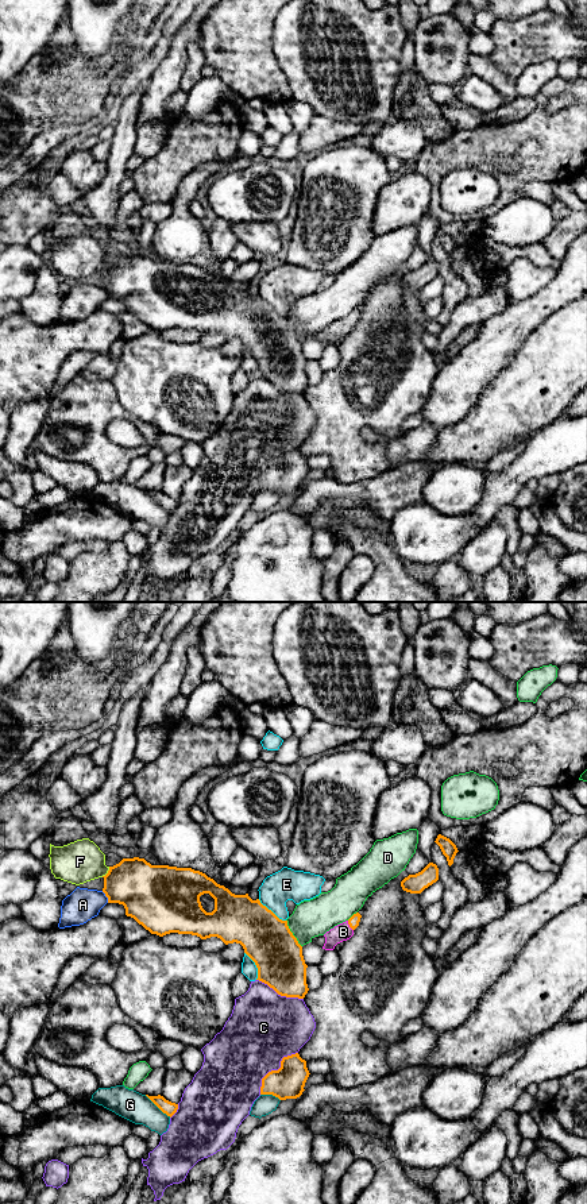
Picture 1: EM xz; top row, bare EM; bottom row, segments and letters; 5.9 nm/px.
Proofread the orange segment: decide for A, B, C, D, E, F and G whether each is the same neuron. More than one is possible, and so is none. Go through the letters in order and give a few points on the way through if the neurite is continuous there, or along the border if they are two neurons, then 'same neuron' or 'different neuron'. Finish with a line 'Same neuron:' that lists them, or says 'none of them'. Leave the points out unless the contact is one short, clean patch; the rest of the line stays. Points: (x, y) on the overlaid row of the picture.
A: different neuron
B: across xz (354, 921), (350, 926), (343, 932) | same neuron
C: different neuron
D: different neuron
E: different neuron
F: different neuron
G: different neuron
Same neuron: B

